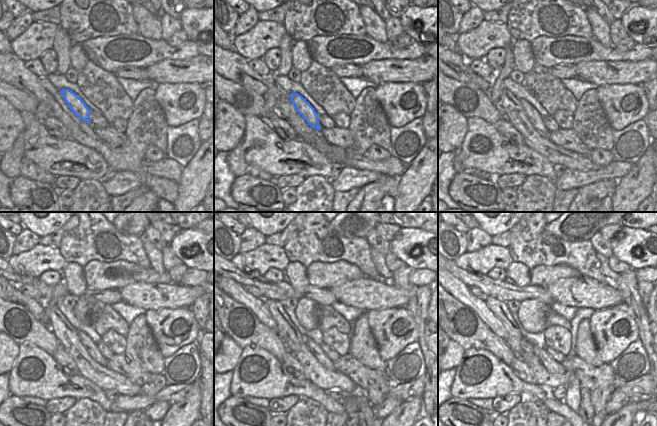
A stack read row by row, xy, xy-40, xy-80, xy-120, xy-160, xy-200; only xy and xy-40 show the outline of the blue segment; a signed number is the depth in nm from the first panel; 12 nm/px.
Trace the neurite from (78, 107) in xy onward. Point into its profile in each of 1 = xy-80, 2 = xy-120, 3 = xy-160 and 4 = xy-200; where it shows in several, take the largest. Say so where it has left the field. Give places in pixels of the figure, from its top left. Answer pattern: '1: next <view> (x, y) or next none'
1: next xy-80 (535, 118)
2: next xy-120 (87, 342)
3: next xy-160 (315, 349)
4: next xy-200 (553, 367)

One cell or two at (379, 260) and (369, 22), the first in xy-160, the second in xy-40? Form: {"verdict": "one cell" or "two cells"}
{"verdict": "one cell"}

